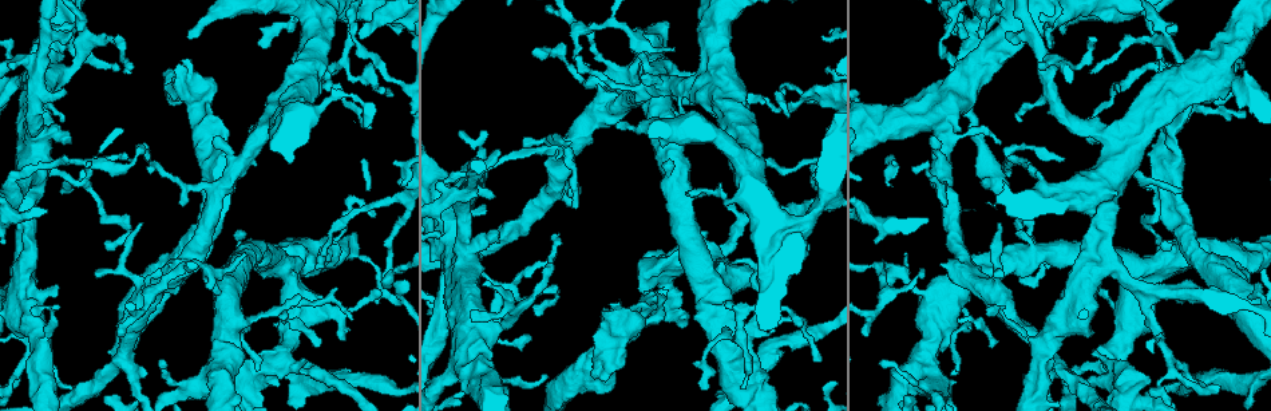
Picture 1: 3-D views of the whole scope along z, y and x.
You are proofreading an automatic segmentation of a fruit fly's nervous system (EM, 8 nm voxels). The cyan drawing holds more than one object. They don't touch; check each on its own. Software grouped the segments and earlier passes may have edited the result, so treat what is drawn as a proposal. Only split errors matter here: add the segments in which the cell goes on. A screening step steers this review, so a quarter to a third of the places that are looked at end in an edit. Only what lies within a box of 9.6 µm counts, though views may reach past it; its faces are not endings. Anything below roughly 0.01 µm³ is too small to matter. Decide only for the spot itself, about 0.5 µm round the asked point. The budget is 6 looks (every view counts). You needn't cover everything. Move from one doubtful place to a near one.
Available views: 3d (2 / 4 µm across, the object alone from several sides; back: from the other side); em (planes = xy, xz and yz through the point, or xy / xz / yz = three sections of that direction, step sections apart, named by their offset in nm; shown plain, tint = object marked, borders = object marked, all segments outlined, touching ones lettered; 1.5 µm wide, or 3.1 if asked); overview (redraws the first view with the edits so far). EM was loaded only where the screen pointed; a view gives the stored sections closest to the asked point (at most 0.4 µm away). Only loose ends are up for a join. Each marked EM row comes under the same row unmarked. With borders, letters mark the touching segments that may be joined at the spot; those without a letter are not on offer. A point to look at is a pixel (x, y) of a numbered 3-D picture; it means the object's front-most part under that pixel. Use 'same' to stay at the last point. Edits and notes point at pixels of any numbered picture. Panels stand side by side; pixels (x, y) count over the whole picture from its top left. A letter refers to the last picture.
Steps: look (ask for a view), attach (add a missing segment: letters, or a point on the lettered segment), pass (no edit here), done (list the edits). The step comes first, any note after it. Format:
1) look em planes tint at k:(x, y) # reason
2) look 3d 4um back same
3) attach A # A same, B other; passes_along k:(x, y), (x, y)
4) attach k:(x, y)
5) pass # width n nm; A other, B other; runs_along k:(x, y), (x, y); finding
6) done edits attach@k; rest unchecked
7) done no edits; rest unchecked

look em planes borders at 1:(1169, 246) # tapers out

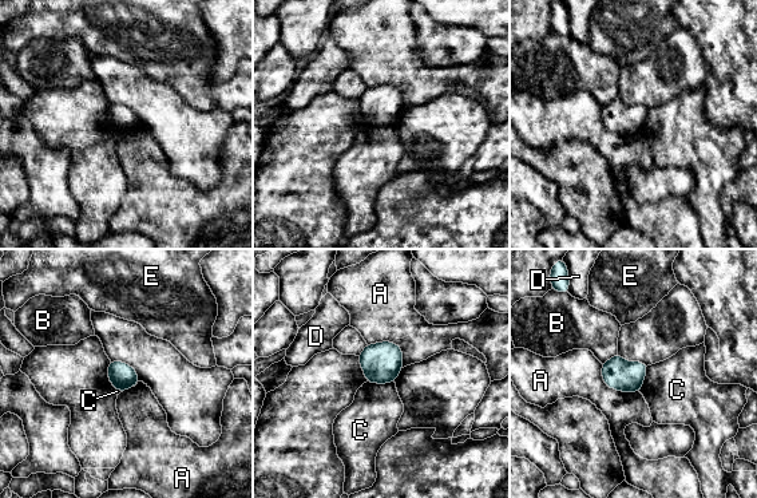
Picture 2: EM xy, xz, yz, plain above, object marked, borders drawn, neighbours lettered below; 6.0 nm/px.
pass # A other, B other, C other, D other, E other; border 2:(367, 380), (377, 383), (393, 382); none of them fits

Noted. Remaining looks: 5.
look 3d 4um at 1:(612, 387) # free end

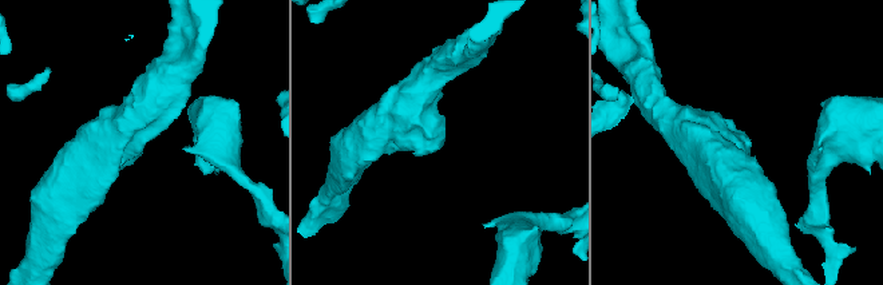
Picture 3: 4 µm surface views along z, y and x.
look em yz step 8 tint at 3:(443, 141) # now the EM

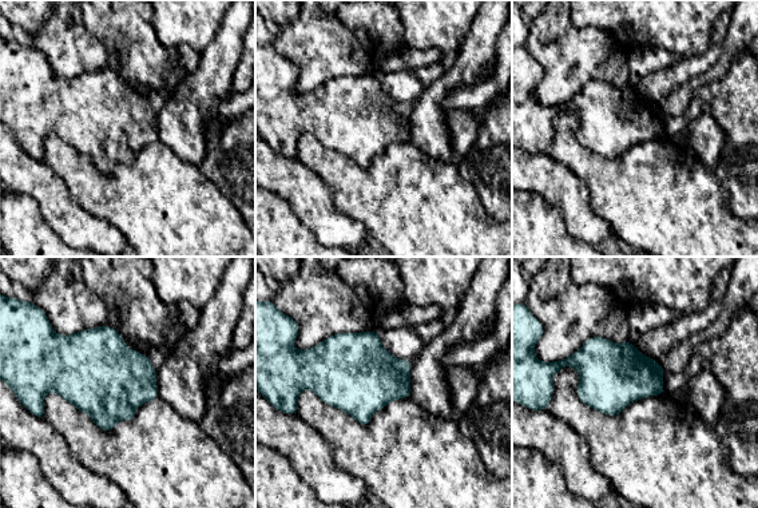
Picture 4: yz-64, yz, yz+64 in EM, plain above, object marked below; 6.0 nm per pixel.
look em planes borders same # another direction

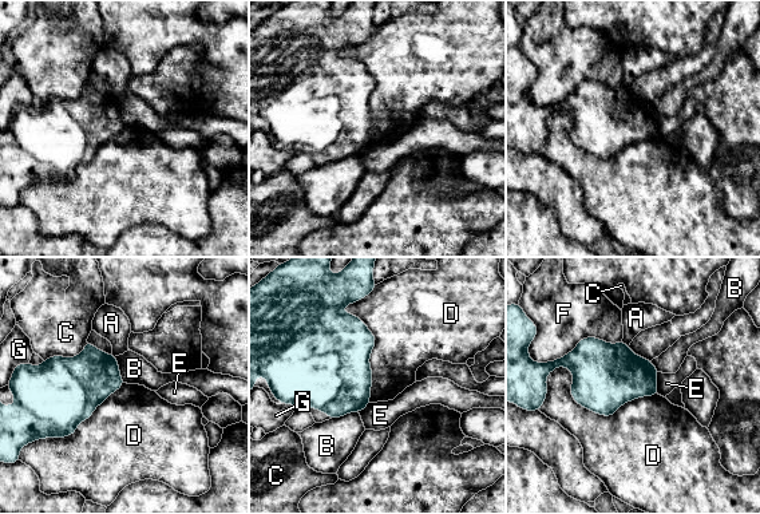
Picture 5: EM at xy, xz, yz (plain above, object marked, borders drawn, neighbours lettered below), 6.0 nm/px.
pass # A other, B other, C other, D other, E other, F other, G other; no lettered segment goes on from it

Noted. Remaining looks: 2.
look em xy step 8 tint at 1:(578, 207)

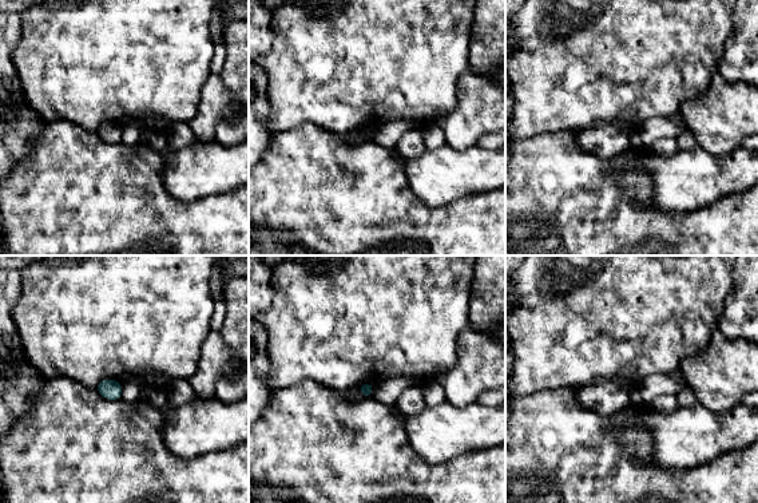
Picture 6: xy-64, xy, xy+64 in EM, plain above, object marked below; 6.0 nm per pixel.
look em planes borders same # another direction

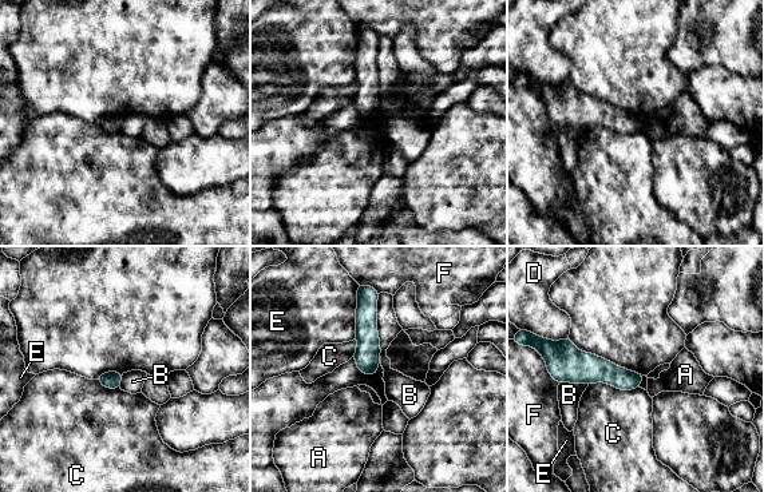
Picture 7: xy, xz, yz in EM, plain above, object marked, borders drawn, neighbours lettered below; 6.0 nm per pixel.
pass # longest_contact B 380 nm; A other, B other, C other, D other, E other, F other; border 7:(380, 293), (377, 300), (379, 356); none of them fits

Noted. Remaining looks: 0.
done no edits; rest unchecked

